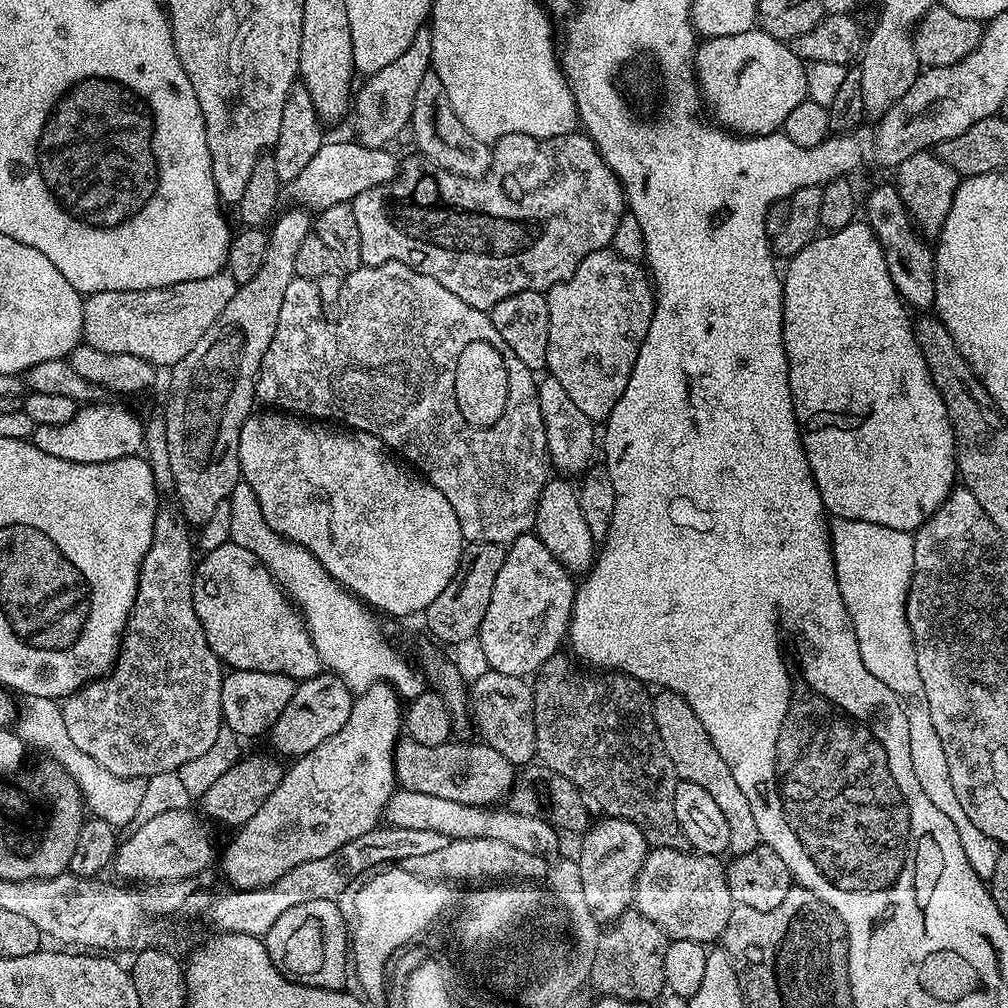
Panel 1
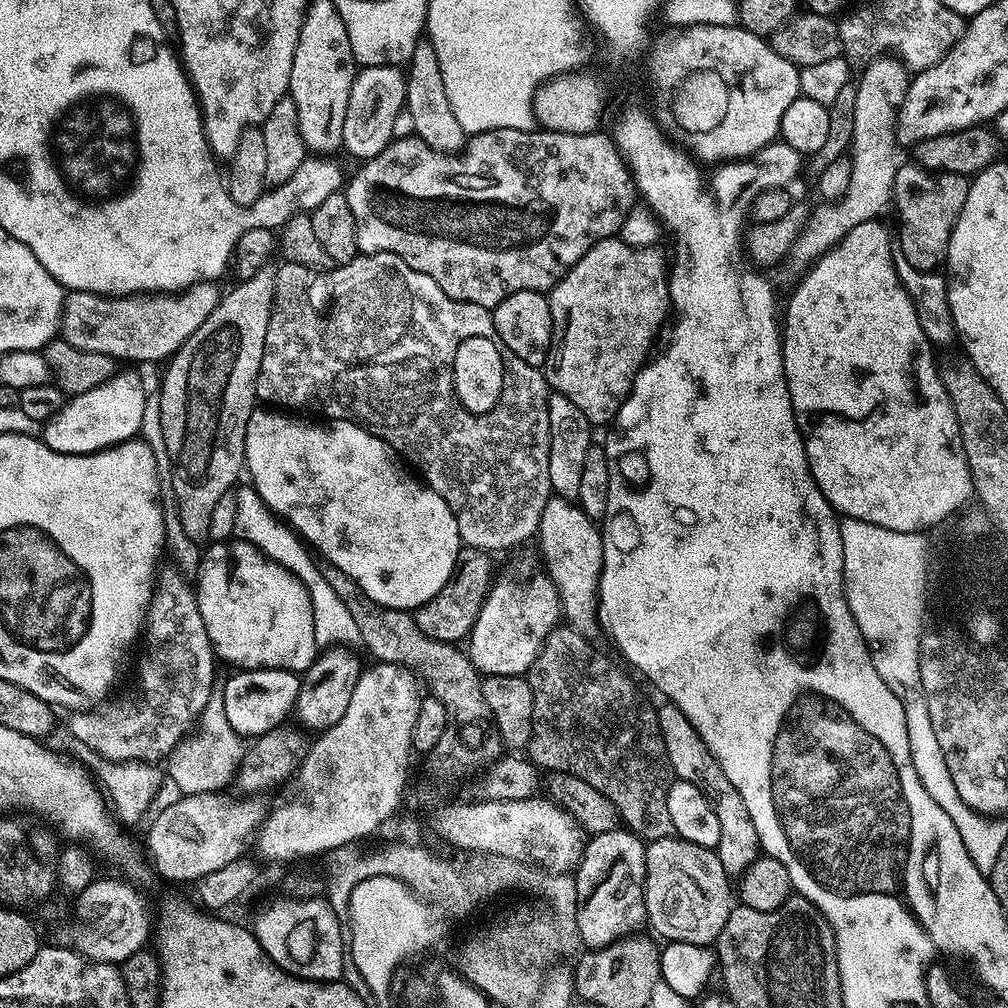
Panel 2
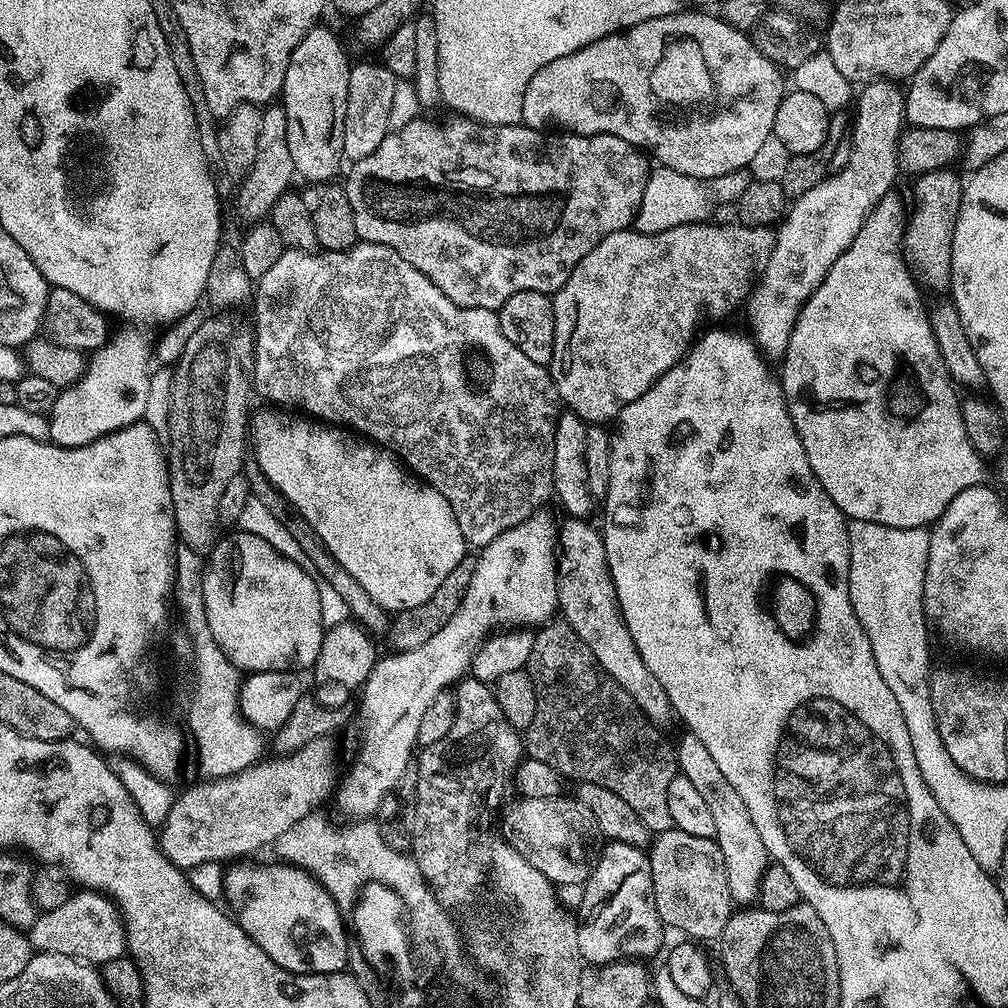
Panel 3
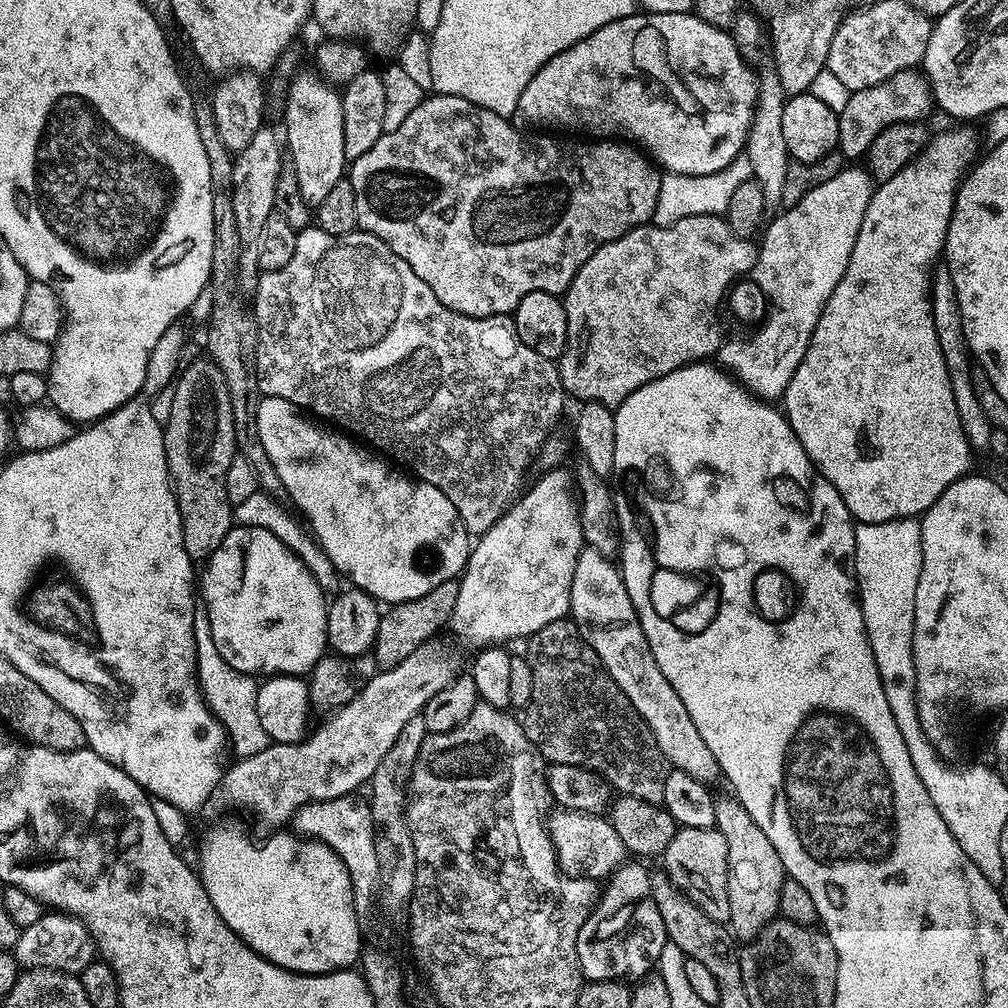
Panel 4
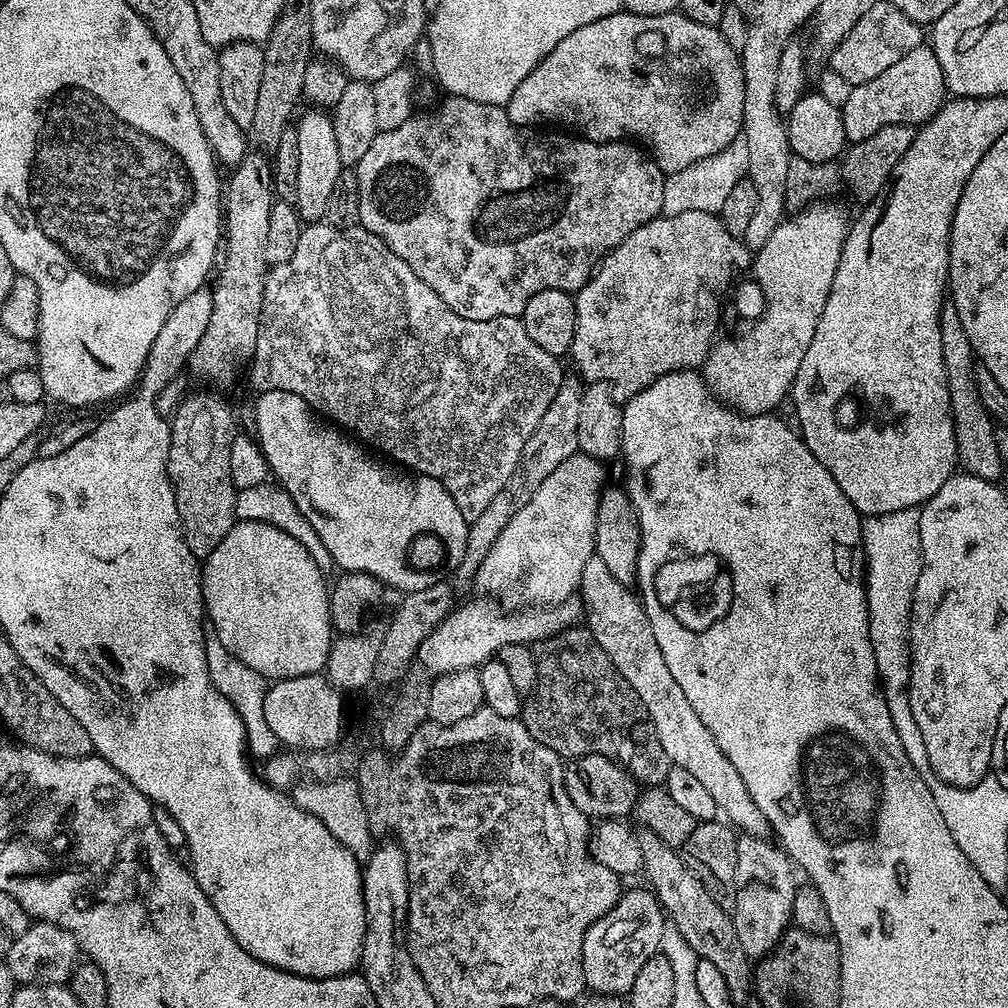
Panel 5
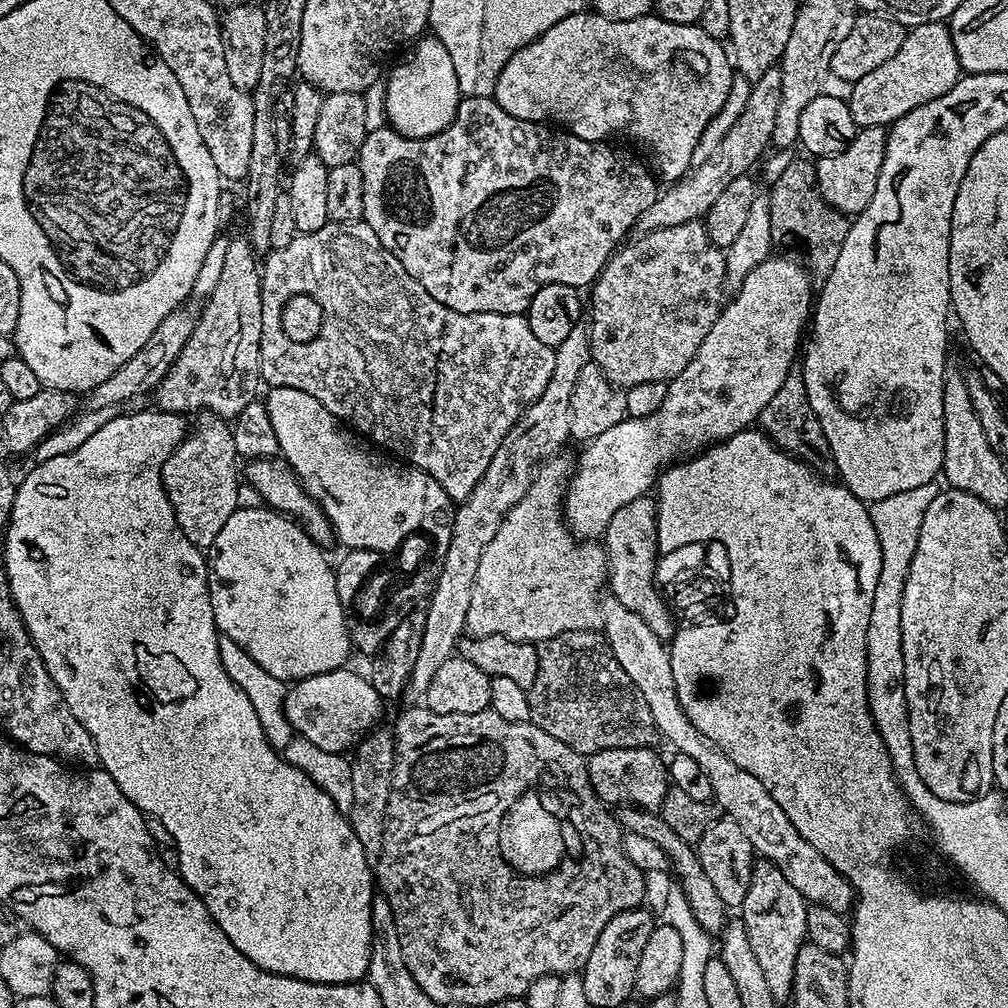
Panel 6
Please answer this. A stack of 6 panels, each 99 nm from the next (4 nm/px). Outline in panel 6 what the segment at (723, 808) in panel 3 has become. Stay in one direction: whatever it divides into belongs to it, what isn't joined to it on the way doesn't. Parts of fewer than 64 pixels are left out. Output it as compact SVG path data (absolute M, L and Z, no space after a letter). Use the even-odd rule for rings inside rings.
M763 858L753 863L750 886L746 890L746 898L738 905L738 916L744 922L746 938L750 938L750 950L754 950L762 965L762 978L766 978L770 994L777 1002L787 1001L792 995L794 966L808 939L806 914L809 907L804 896L786 882L786 874L782 874L778 866Z

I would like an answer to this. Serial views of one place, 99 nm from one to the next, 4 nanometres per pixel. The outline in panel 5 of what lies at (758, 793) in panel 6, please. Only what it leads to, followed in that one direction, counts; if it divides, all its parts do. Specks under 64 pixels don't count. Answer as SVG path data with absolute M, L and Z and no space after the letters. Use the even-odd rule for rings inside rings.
M593 555L582 569L578 585L587 628L594 634L598 646L606 650L610 662L614 662L622 678L626 678L634 694L638 694L642 706L654 722L654 730L658 730L658 742L662 742L662 750L666 750L666 758L670 758L672 765L689 772L714 797L717 809L733 829L741 830L747 836L767 837L770 829L766 814L758 810L754 798L746 790L742 774L738 774L738 770L734 770L734 762L722 754L722 746L714 742L714 734L706 730L706 722L694 714L690 698L686 698L686 694L682 694L682 686L674 682L674 674L670 674L666 658L662 658L662 650L658 650L654 630L650 630L648 613L641 597L632 591L629 585L618 582L618 578L610 574L602 558Z

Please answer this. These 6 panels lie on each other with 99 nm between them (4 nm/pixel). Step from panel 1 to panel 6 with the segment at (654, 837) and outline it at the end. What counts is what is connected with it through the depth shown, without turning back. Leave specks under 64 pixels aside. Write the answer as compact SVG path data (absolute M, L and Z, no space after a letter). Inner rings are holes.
M570 630L558 634L549 640L541 640L536 644L538 654L538 674L534 678L534 686L528 690L530 702L530 721L537 724L550 738L558 738L558 742L566 742L568 752L577 752L581 758L592 756L598 750L614 750L615 748L646 748L655 745L658 740L656 723L650 714L650 706L646 706L644 697L630 682L626 670L614 658L608 641L599 631Z

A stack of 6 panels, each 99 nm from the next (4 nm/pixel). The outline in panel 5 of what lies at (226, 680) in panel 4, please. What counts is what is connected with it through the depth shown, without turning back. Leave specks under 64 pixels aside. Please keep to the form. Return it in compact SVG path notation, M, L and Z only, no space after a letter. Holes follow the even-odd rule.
M216 632L205 633L207 672L211 682L219 693L222 694L234 706L236 713L242 718L244 731L247 734L249 753L260 760L277 755L281 747L280 740L274 734L274 730L266 724L265 698L270 687L269 681L256 670L251 670L244 662L234 658L219 641Z

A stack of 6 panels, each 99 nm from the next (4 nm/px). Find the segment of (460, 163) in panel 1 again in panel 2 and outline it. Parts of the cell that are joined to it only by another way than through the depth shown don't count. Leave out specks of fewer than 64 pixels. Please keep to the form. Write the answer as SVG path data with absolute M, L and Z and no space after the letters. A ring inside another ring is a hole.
M426 38L419 40L414 48L414 54L406 68L405 84L407 86L405 109L412 114L415 135L420 136L427 145L441 152L450 154L459 151L466 142L466 134L458 125L450 102L447 101L442 71L438 65L438 56L434 51L433 44Z

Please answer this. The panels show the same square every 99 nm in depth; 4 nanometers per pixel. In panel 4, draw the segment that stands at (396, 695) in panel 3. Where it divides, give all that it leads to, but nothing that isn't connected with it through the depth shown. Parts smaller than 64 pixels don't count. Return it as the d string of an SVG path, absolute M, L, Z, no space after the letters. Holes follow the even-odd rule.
M563 467L545 471L545 476L529 492L527 489L516 503L511 504L508 512L502 514L502 518L498 518L490 530L483 532L469 551L468 565L459 577L458 602L454 602L450 632L458 639L473 644L473 649L500 646L508 642L504 640L523 641L542 630L542 626L550 626L550 622L569 615L574 562L585 543L578 500L574 495L574 480L564 471Z

